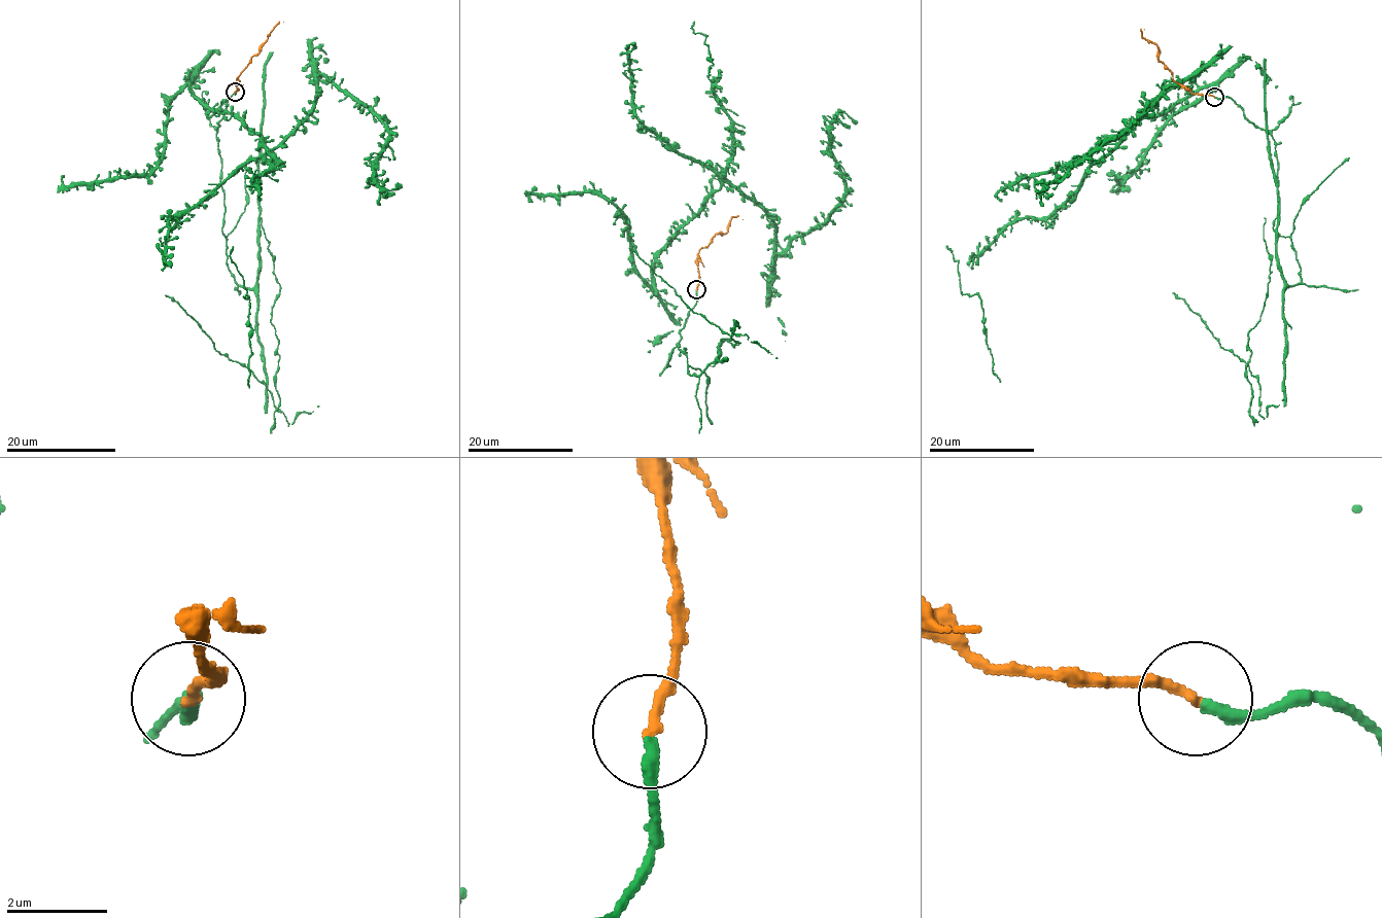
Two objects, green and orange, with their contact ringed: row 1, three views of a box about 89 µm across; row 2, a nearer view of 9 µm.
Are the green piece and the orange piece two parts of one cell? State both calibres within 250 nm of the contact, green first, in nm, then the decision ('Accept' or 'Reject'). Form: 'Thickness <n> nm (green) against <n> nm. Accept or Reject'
Thickness 260 nm (green) against 200 nm. Accept

